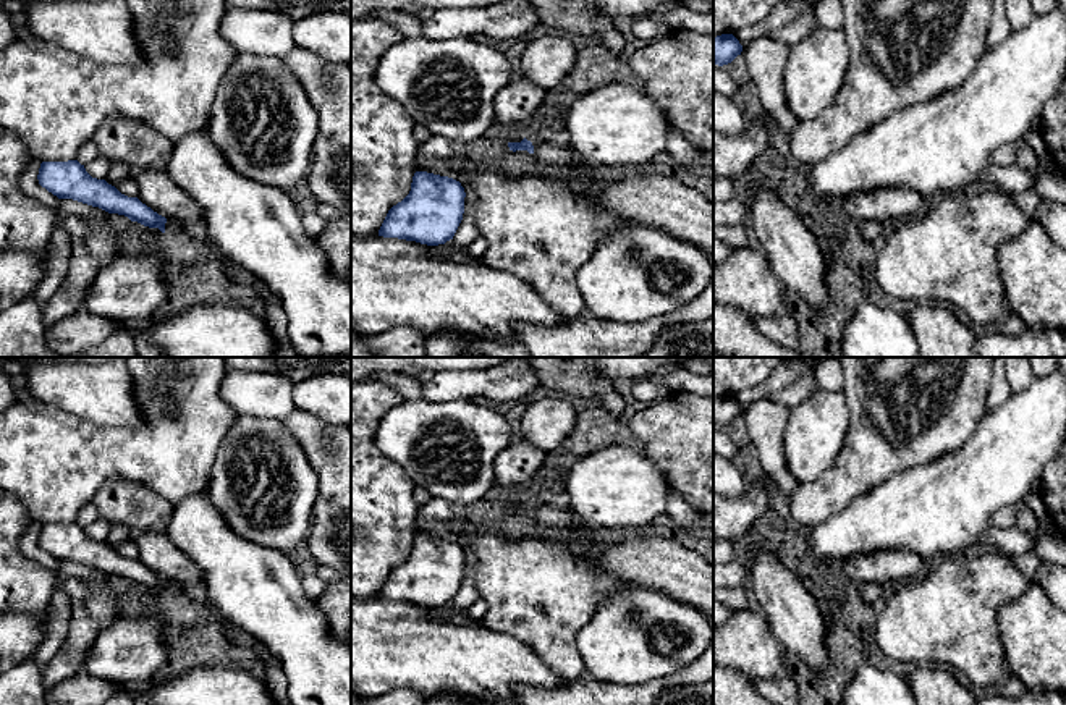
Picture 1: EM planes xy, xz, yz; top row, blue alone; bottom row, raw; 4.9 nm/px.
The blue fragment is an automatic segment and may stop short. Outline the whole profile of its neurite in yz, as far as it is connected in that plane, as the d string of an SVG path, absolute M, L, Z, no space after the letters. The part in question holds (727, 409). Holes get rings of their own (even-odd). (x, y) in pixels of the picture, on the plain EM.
M733 396L713 399L713 427L723 428L741 417L742 407Z

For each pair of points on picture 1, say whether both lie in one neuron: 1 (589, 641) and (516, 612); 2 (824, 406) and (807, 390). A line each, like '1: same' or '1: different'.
1: different
2: different

